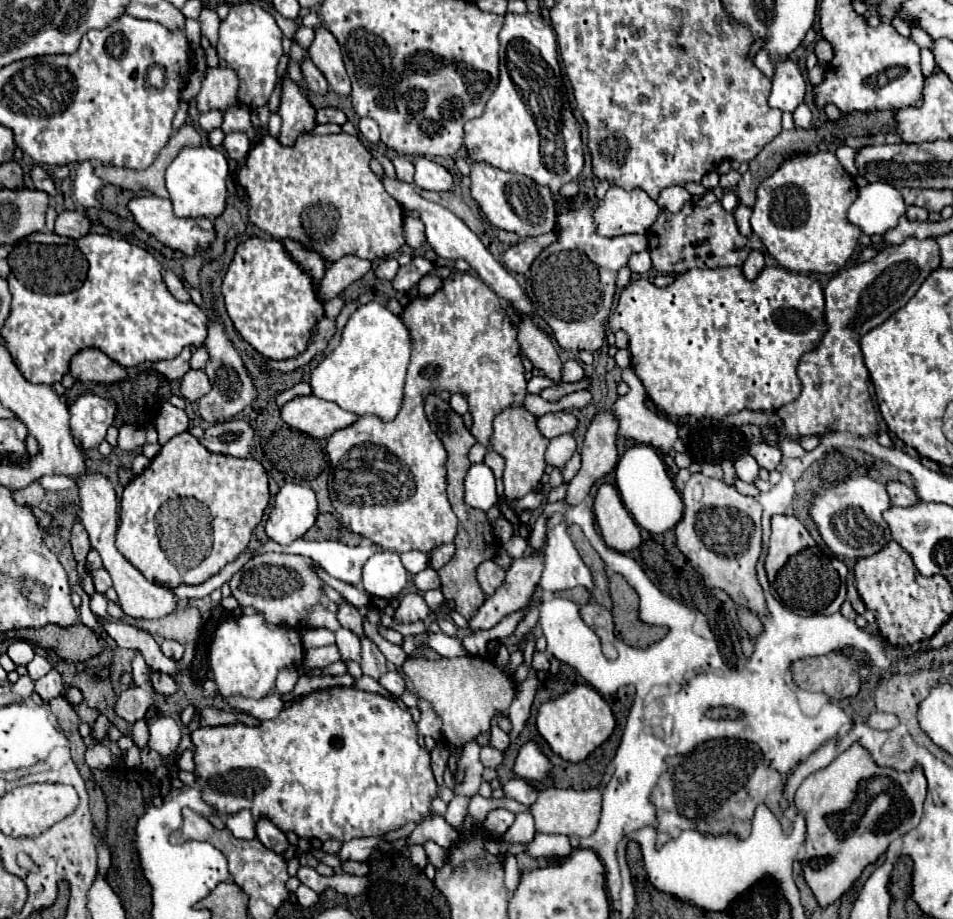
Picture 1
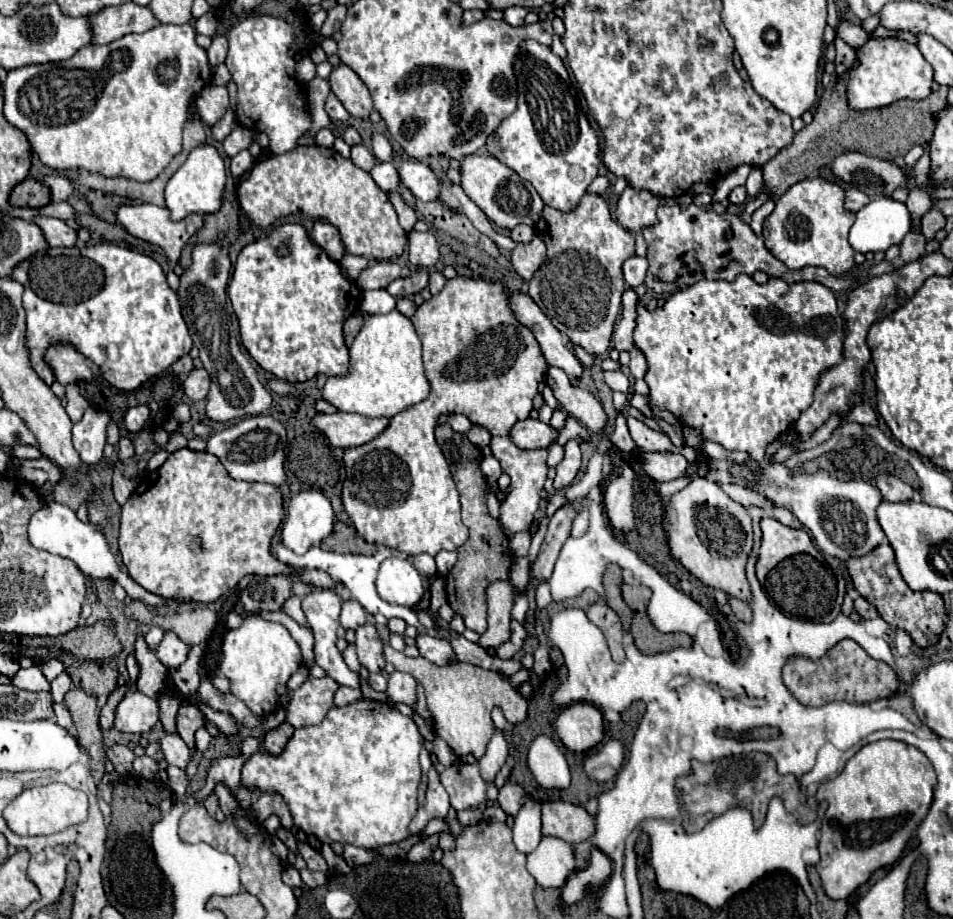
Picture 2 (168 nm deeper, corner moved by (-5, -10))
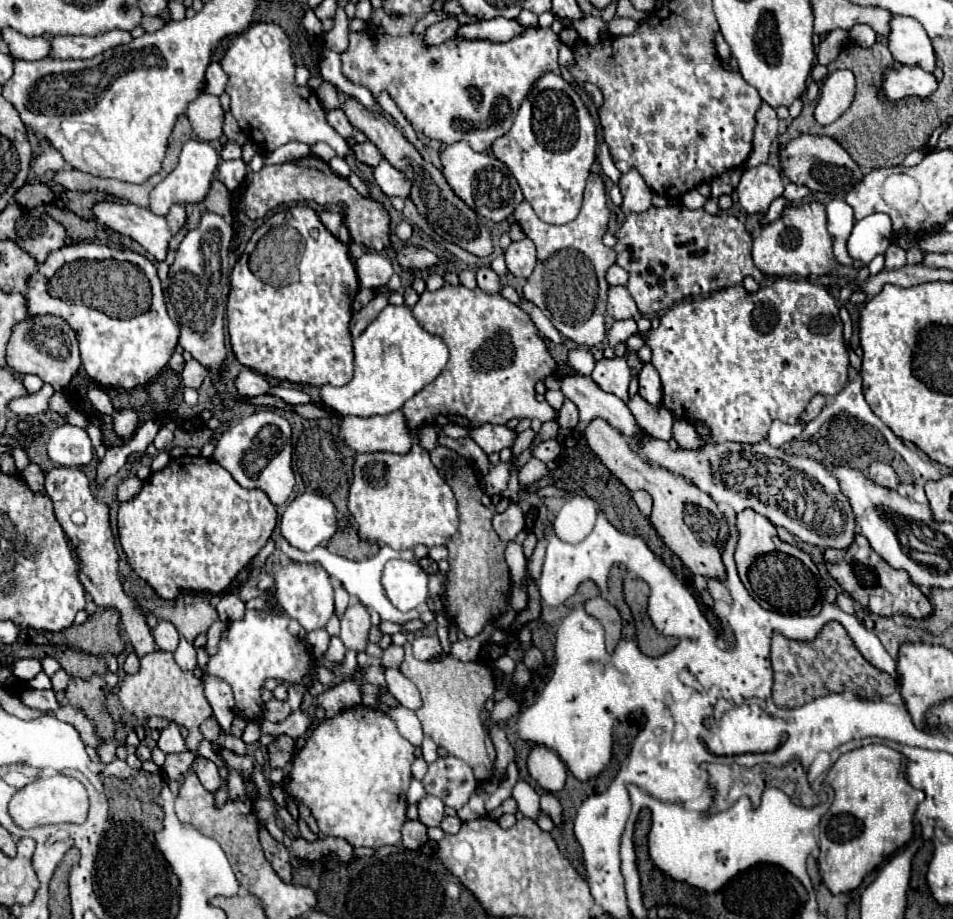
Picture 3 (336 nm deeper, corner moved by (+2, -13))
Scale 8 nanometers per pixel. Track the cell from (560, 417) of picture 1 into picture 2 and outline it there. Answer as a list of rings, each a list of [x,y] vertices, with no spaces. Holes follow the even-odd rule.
[[[538,419],[516,421],[510,429],[510,439],[520,449],[546,449],[558,437],[558,431]]]

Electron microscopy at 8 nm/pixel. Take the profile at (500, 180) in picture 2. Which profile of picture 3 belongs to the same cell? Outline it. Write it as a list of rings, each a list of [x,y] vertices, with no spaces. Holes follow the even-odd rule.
[[[455,142],[451,146],[445,146],[441,150],[441,162],[443,162],[443,176],[447,178],[453,192],[481,218],[487,218],[491,222],[503,222],[525,200],[509,168],[503,162],[499,162],[493,154],[473,152],[467,142]]]

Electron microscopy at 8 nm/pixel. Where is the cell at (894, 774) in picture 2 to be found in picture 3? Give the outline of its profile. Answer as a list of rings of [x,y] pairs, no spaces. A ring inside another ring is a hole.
[[[869,744],[843,754],[829,770],[825,784],[835,792],[829,812],[819,824],[819,874],[831,894],[855,890],[861,880],[883,864],[913,836],[913,814],[925,792],[911,786],[905,776],[907,758],[885,746]]]

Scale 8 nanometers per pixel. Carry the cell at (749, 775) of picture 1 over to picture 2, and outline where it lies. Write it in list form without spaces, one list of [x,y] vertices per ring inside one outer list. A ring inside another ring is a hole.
[[[742,753],[736,757],[728,757],[716,763],[700,763],[692,761],[692,773],[688,777],[678,779],[678,787],[682,791],[682,801],[684,801],[684,811],[688,815],[688,831],[698,831],[702,829],[710,819],[716,815],[724,813],[730,807],[744,805],[752,811],[754,815],[754,825],[756,829],[762,827],[764,817],[766,817],[766,807],[768,801],[774,795],[780,795],[784,799],[786,809],[800,819],[800,823],[810,823],[814,821],[814,813],[810,813],[802,801],[800,801],[800,783],[794,775],[780,775],[776,771],[776,761],[770,755],[764,753]]]

